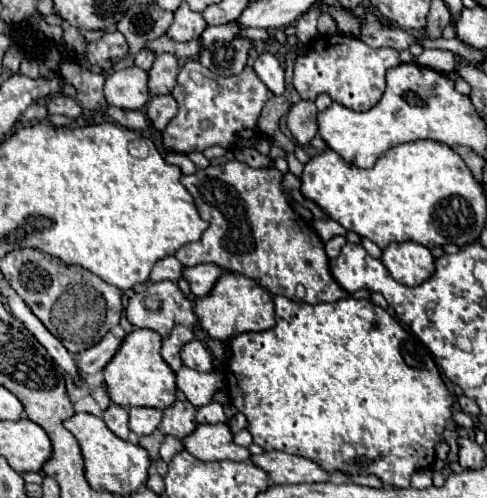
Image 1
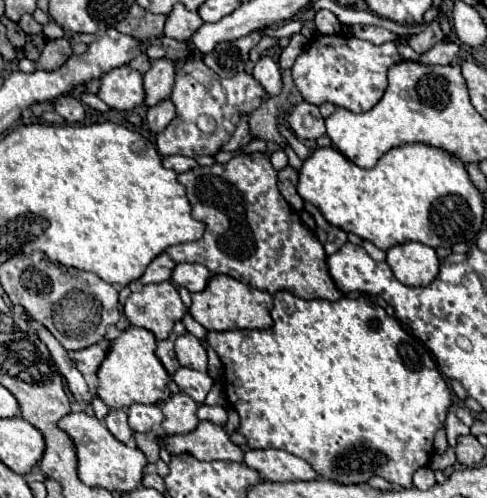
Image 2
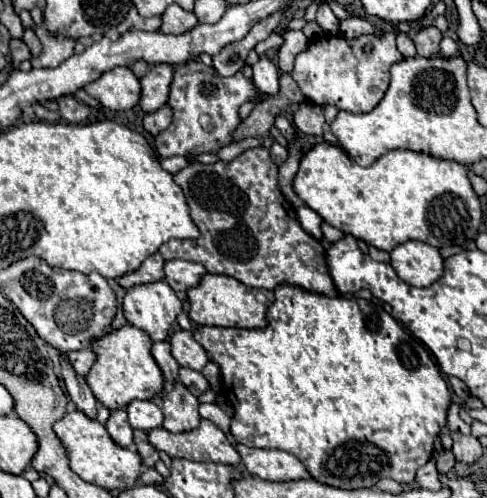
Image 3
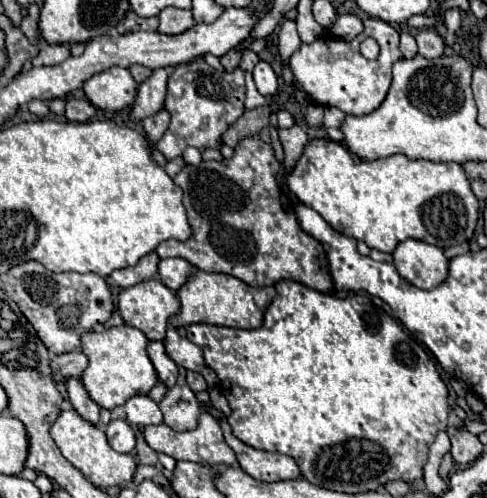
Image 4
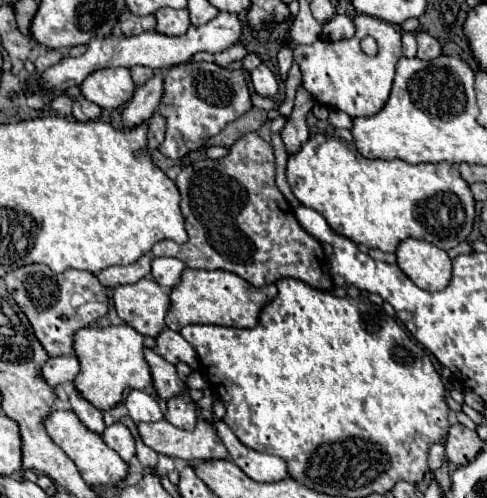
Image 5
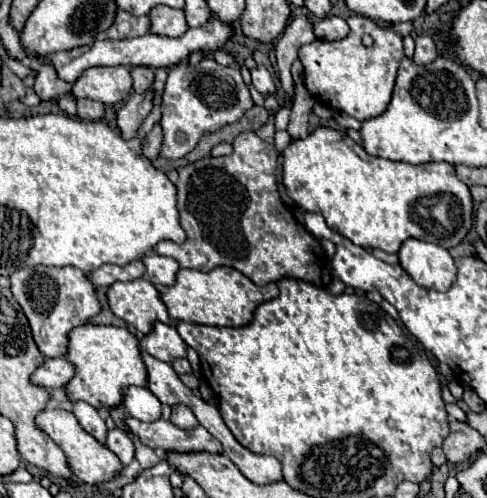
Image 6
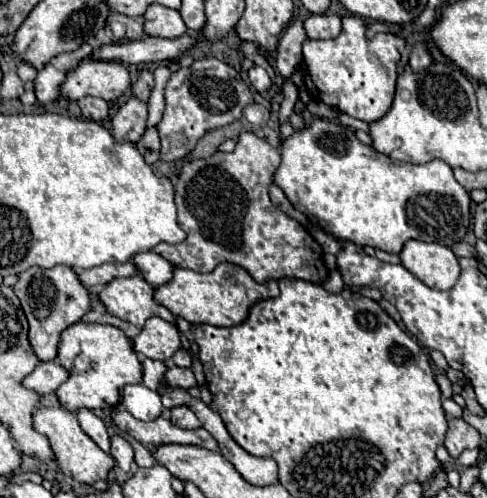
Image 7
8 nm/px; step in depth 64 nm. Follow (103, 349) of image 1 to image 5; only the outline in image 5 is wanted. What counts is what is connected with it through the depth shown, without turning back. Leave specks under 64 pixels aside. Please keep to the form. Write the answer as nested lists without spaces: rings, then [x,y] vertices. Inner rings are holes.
[[[58,356],[58,358],[48,358],[44,368],[40,370],[40,376],[56,388],[58,384],[72,382],[80,370],[80,364],[74,356]]]

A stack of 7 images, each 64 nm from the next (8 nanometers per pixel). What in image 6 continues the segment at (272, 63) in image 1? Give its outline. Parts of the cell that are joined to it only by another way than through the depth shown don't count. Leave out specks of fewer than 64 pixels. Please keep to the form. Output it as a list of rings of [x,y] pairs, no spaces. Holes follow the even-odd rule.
[[[256,66],[254,70],[250,70],[252,74],[252,84],[254,88],[262,94],[262,96],[268,96],[268,94],[274,94],[276,92],[276,86],[272,82],[272,76],[270,72],[264,68],[264,66]]]

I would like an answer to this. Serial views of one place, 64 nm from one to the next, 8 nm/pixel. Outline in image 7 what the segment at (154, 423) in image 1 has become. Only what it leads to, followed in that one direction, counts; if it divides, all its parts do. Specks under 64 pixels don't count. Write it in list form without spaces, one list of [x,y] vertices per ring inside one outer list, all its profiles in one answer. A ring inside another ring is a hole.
[[[128,384],[122,390],[122,406],[138,420],[154,420],[162,414],[164,406],[160,394],[144,384]]]

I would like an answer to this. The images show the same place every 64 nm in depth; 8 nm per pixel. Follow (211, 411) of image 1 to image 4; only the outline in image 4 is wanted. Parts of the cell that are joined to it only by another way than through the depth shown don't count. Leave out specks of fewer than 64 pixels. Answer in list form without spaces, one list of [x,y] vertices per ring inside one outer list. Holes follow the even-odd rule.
[[[226,418],[220,420],[220,428],[224,432],[226,444],[236,452],[240,468],[246,474],[250,474],[252,478],[256,478],[260,482],[276,482],[276,480],[300,478],[300,470],[298,470],[296,462],[290,456],[276,454],[276,452],[264,452],[264,450],[256,450],[252,446],[246,446],[244,442],[240,442],[232,434]]]

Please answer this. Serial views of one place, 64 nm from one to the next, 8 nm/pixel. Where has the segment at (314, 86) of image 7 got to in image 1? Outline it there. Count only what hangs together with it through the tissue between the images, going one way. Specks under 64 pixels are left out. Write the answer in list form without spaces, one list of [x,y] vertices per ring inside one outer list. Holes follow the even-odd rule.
[[[344,34],[318,38],[310,48],[312,48],[310,52],[300,54],[294,62],[294,88],[300,94],[300,98],[314,102],[320,94],[330,94],[330,98],[334,102],[338,102],[346,108],[352,108],[356,112],[370,110],[382,98],[384,88],[386,88],[386,78],[384,78],[386,70],[400,64],[398,50],[394,50],[394,48],[368,48],[368,44],[364,44],[360,38],[350,38]]]

